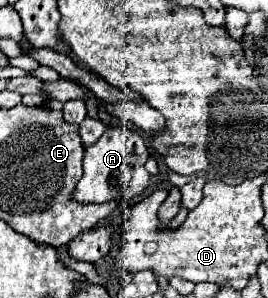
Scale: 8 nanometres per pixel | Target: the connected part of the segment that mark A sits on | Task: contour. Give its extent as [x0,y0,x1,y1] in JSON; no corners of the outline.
[74,125,150,203]

